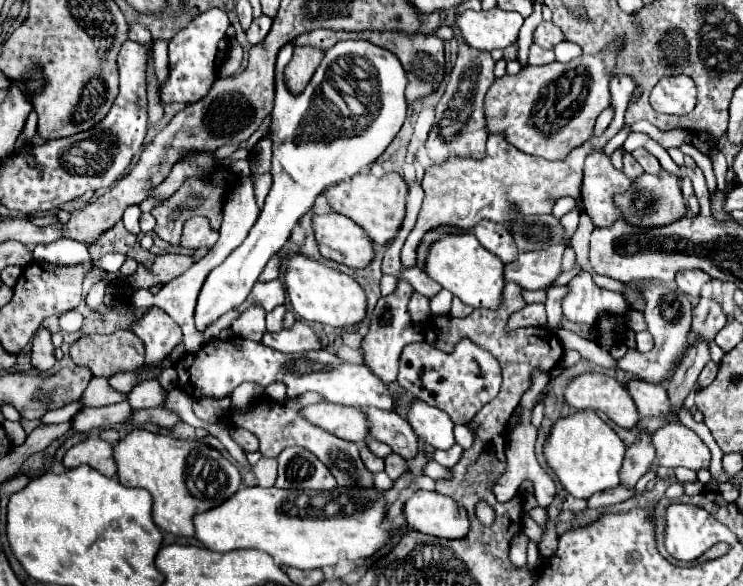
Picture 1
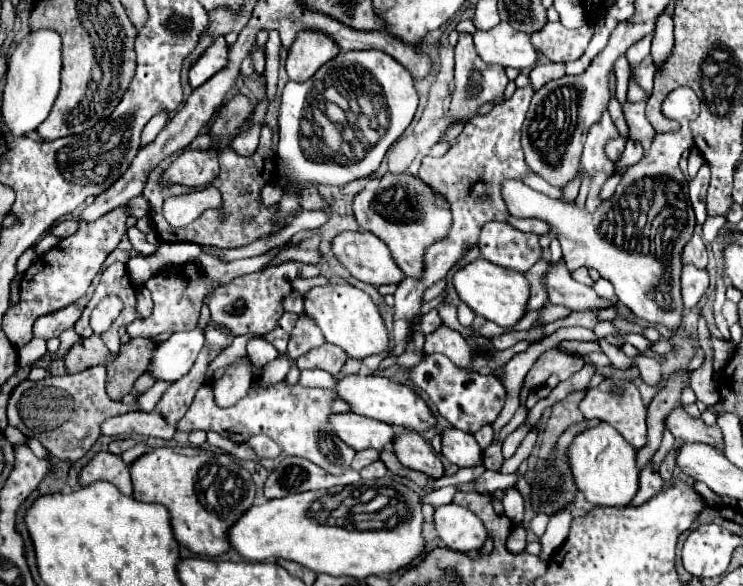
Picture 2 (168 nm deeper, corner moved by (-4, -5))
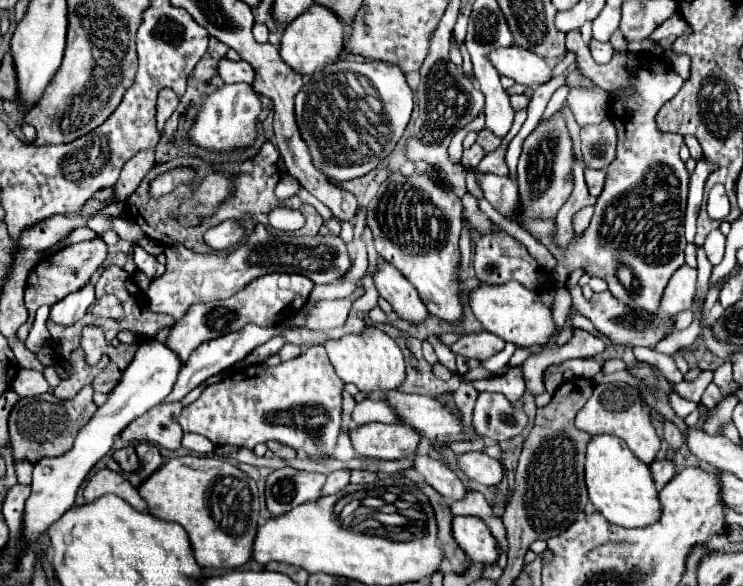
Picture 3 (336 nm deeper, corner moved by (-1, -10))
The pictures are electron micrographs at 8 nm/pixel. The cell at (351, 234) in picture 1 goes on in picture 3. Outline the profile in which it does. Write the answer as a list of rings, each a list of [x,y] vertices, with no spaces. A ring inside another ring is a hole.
[[[380,261],[372,279],[380,297],[394,305],[394,311],[400,315],[400,319],[410,323],[422,323],[426,319],[428,309],[422,303],[418,291],[388,261]]]

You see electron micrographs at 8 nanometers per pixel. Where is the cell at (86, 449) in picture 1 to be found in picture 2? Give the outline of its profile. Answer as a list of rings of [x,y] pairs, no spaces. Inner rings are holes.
[[[99,452],[79,474],[79,482],[81,486],[89,486],[97,480],[105,480],[115,484],[125,496],[133,494],[133,486],[131,486],[131,476],[129,476],[129,468],[125,466],[125,462],[111,454],[111,452]]]

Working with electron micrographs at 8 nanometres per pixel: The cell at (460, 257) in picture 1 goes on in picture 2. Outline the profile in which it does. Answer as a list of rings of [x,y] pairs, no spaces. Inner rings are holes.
[[[483,258],[471,262],[463,270],[459,270],[453,278],[453,286],[461,298],[477,316],[483,316],[503,328],[513,328],[527,312],[529,302],[529,282],[521,272],[507,270],[501,266],[495,266]]]

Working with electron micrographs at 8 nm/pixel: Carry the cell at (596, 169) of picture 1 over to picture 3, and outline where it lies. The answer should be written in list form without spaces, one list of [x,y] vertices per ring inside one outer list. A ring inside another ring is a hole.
[[[572,87],[568,95],[568,105],[574,113],[574,119],[582,127],[602,123],[602,119],[606,117],[606,103],[608,103],[608,97],[602,89],[584,91],[584,89]]]

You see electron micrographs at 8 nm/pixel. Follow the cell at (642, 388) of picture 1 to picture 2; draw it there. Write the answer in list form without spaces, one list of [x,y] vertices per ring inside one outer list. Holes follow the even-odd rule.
[[[675,408],[667,416],[667,426],[675,438],[681,438],[683,442],[703,442],[709,446],[717,446],[723,450],[723,434],[719,426],[707,426],[701,418],[691,418],[683,408]]]

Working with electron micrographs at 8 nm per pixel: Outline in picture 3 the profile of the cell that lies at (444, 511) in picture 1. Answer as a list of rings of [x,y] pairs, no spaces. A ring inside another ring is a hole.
[[[454,517],[452,537],[470,561],[484,565],[492,565],[498,561],[496,539],[484,525],[484,521],[480,521],[478,517]]]

